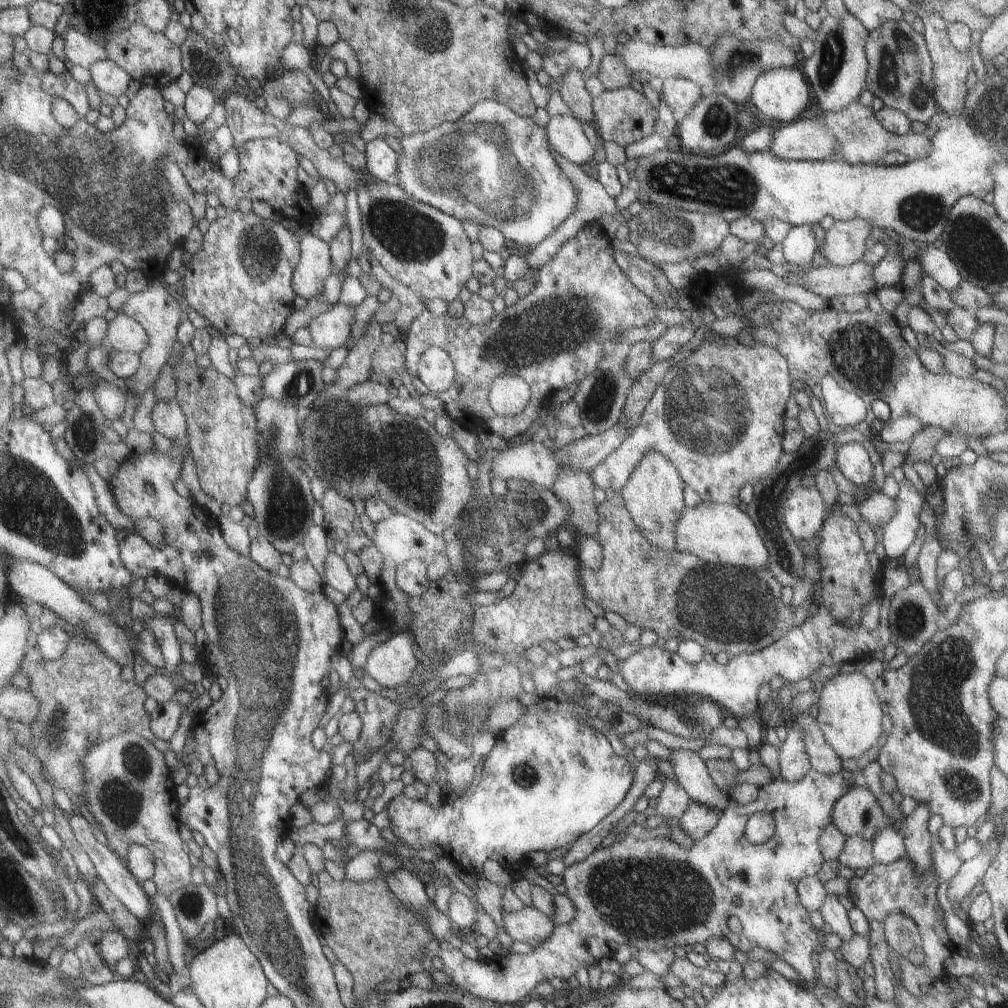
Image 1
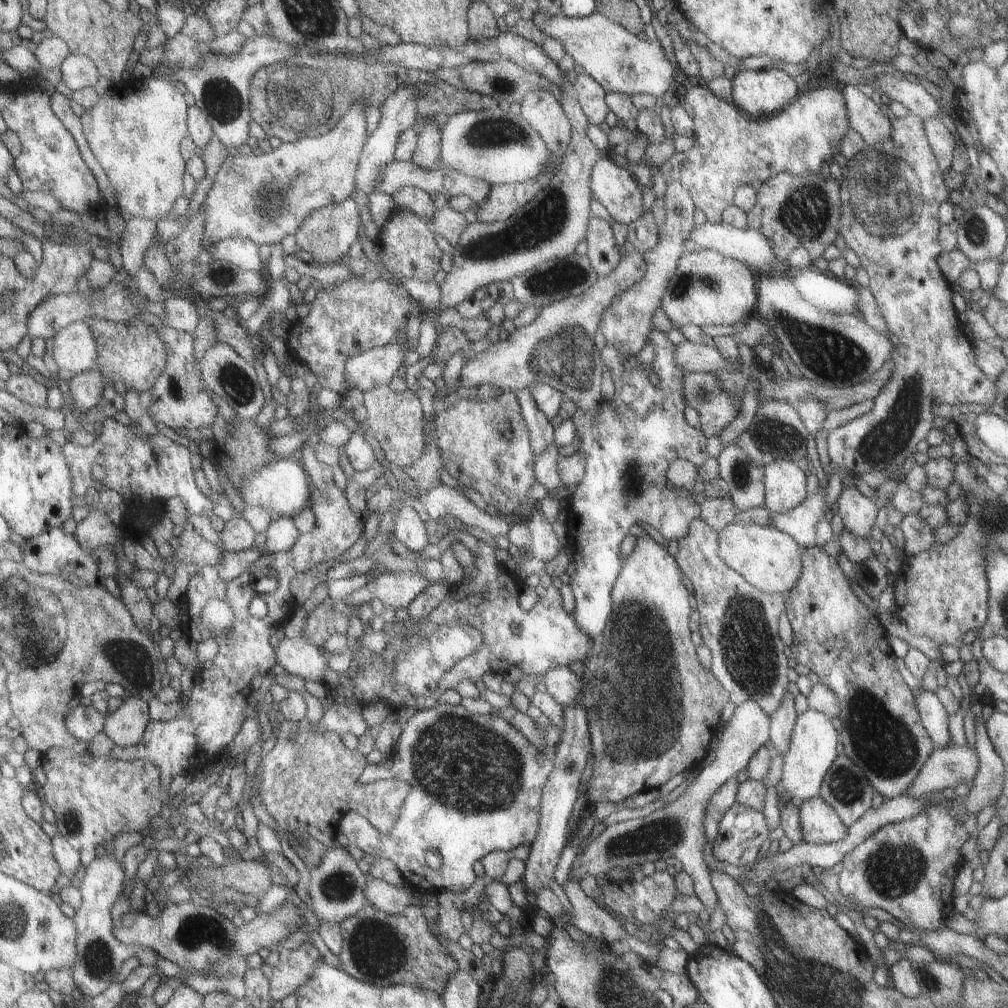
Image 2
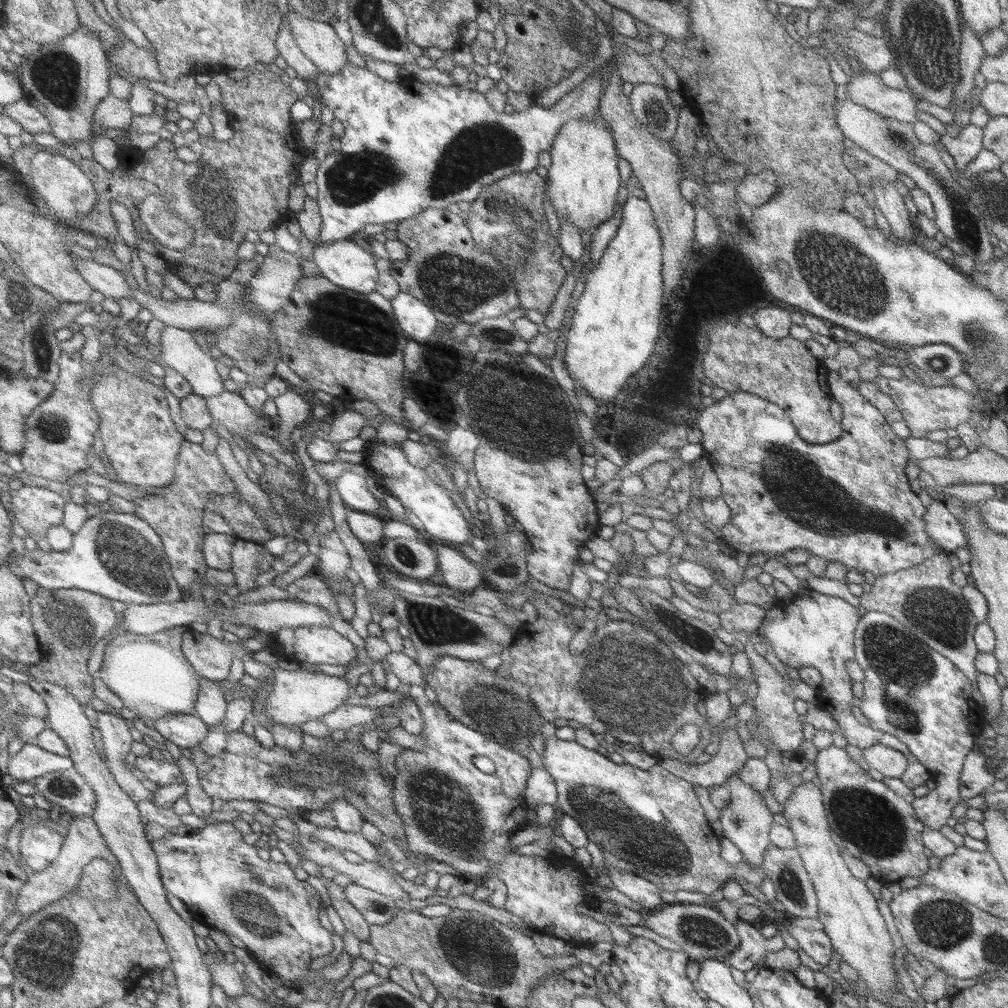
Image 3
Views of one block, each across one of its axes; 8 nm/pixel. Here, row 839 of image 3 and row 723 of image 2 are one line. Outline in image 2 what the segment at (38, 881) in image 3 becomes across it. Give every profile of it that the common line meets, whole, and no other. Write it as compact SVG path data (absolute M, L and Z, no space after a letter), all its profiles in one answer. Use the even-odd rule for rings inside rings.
M92 705L74 708L68 718L68 731L77 739L92 743L104 730L107 715L98 713Z

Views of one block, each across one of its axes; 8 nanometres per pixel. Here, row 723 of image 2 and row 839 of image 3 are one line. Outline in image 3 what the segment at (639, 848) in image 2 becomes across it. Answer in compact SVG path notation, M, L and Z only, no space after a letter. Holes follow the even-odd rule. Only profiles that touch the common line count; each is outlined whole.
M738 773L728 777L726 783L723 784L730 791L730 801L726 803L724 808L719 810L724 831L722 839L727 838L733 842L742 853L742 860L748 861L754 867L762 868L762 859L764 859L764 851L767 850L769 841L769 833L773 820L773 814L768 810L768 806L764 801L763 795L756 792L755 788L750 787L748 783L744 783L738 776Z

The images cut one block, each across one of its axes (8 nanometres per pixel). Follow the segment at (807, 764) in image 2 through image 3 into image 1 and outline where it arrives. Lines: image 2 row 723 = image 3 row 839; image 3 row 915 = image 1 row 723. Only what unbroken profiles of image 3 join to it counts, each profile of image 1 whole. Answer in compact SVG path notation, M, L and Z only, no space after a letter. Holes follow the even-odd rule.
M863 672L839 673L826 681L817 702L817 723L826 742L841 759L857 758L874 747L882 734L884 712L874 684Z

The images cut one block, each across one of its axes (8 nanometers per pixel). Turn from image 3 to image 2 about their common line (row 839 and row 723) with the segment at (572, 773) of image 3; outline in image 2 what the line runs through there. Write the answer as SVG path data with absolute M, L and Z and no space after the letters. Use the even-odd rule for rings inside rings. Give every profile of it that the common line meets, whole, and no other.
M649 534L638 535L636 540L634 550L624 558L620 574L618 574L618 578L612 588L612 614L608 617L608 622L606 622L602 634L594 641L596 656L594 656L591 668L594 671L594 676L589 682L592 684L592 692L587 695L591 699L590 703L588 702L587 704L587 717L592 752L594 752L592 776L590 776L590 780L587 782L588 788L586 788L586 798L588 798L590 806L605 800L622 803L628 796L646 792L651 788L657 788L680 774L680 772L695 769L709 751L710 740L712 740L712 737L717 736L721 728L722 708L729 700L727 690L716 680L716 676L712 674L712 671L702 667L696 655L697 646L690 639L691 631L688 627L688 622L694 603L693 597L686 589L685 581L682 580L682 570L680 570L678 562L666 551L667 544L659 546Z

